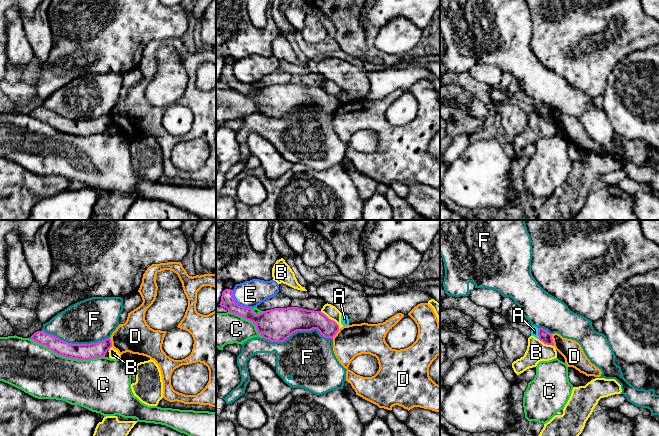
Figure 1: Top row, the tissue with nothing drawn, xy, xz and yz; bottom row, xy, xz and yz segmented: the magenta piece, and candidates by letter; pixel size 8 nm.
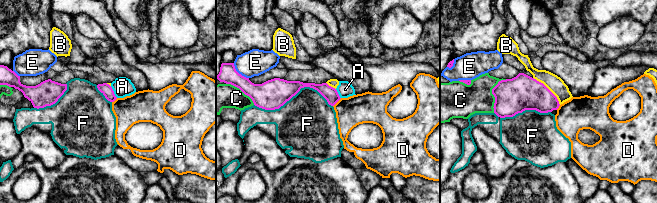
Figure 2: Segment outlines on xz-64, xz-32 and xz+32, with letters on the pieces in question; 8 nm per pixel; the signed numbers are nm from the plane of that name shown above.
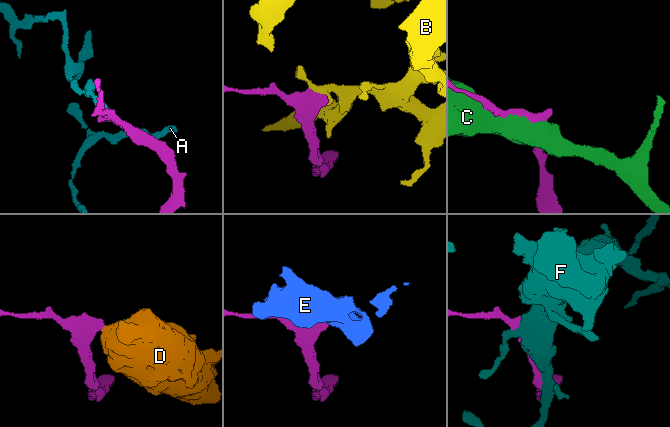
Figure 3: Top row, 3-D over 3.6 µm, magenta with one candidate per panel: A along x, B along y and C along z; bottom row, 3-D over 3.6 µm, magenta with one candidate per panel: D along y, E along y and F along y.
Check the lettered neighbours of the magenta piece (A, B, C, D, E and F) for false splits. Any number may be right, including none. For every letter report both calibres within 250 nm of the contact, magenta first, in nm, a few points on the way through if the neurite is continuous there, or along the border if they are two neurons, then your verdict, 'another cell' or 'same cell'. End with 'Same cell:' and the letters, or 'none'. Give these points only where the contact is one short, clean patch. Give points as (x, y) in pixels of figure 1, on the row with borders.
A: 90 nm thick on the magenta side, 60 nm on the other; border along yz (537, 328), (539, 338); another cell
B: 190 nm thick on the magenta side, 100 nm on the other; border along xz (320, 311), (332, 319), (339, 328); another cell
C: 130 nm thick on the magenta side, 400 nm on the other; another cell
D: 90 nm thick on the magenta side, 170 nm on the other; border along yz (550, 334), (553, 345); another cell
E: 140 nm thick on the magenta side, 220 nm on the other; border along xz (232, 290), (234, 300), (239, 305), (251, 309); another cell
F: 280 nm thick on the magenta side, 420 nm on the other; another cell
Same cell: none

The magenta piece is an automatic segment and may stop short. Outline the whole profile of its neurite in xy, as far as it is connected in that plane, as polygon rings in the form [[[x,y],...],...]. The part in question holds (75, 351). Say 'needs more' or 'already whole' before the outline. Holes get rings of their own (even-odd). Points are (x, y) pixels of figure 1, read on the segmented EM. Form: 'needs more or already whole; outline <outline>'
already whole; outline [[[37,331],[31,336],[31,340],[46,346],[57,355],[77,360],[89,360],[104,357],[112,347],[110,338],[91,344],[72,344],[60,340],[54,335],[44,331]]]

